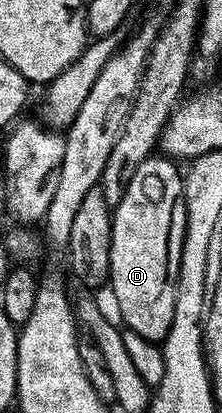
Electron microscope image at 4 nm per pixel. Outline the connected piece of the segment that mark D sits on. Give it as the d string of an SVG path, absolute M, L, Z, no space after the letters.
M152 154L140 162L140 170L132 174L124 198L112 210L110 222L110 279L108 285L120 302L122 323L142 338L155 342L165 340L172 326L172 314L176 306L178 274L182 270L182 243L186 237L186 193L184 176L173 159L162 154Z

